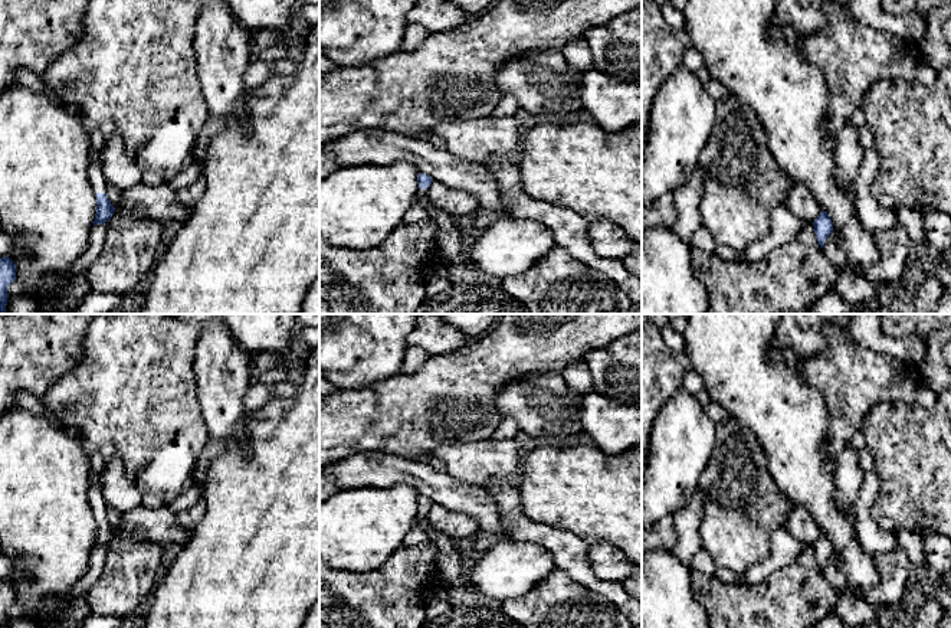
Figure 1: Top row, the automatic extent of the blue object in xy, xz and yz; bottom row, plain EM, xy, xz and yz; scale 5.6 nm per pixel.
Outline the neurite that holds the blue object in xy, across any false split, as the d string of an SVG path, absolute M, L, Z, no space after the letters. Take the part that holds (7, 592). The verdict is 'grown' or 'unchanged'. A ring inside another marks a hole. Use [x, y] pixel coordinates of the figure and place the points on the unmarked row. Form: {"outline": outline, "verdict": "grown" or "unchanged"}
{"outline": "M7 579L0 580L0 628L7 628L7 609L16 604L16 588Z", "verdict": "unchanged"}

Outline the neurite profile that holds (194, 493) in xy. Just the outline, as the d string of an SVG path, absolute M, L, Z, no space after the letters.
M194 478L191 487L181 495L176 497L167 504L171 511L177 516L180 511L193 507L203 497L203 485Z

